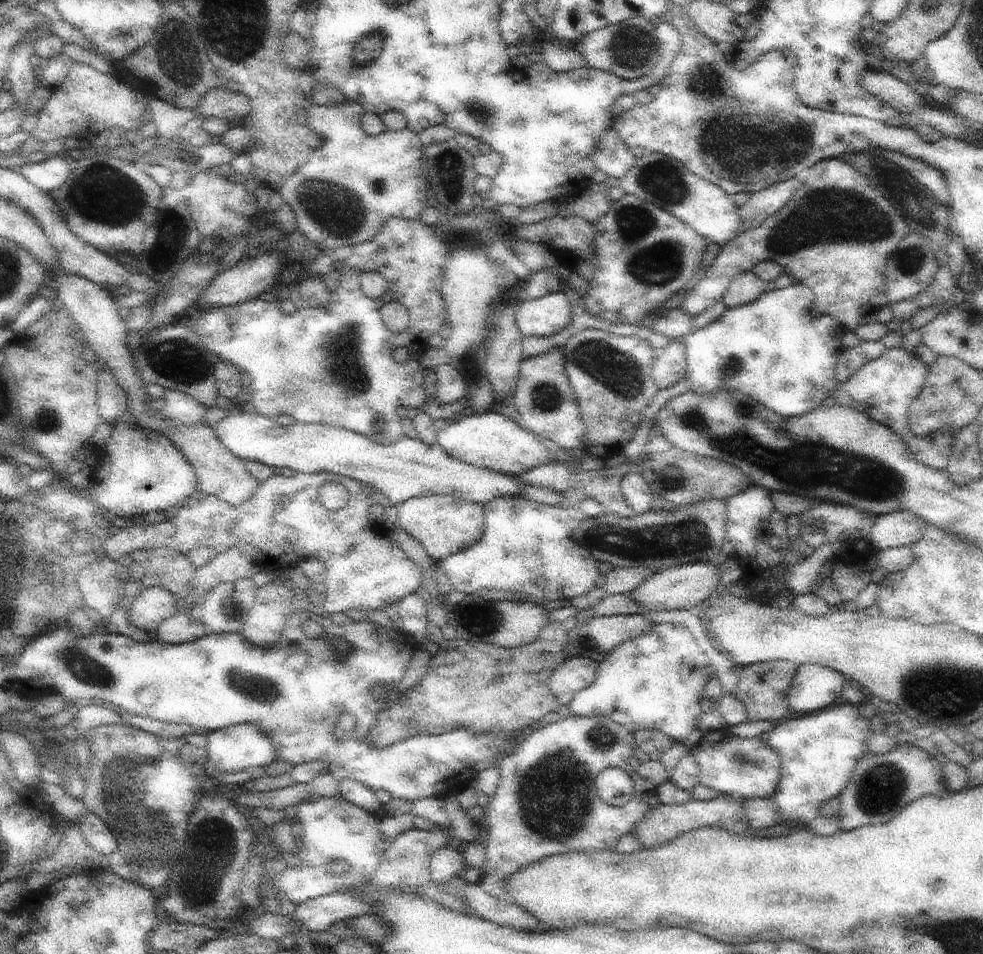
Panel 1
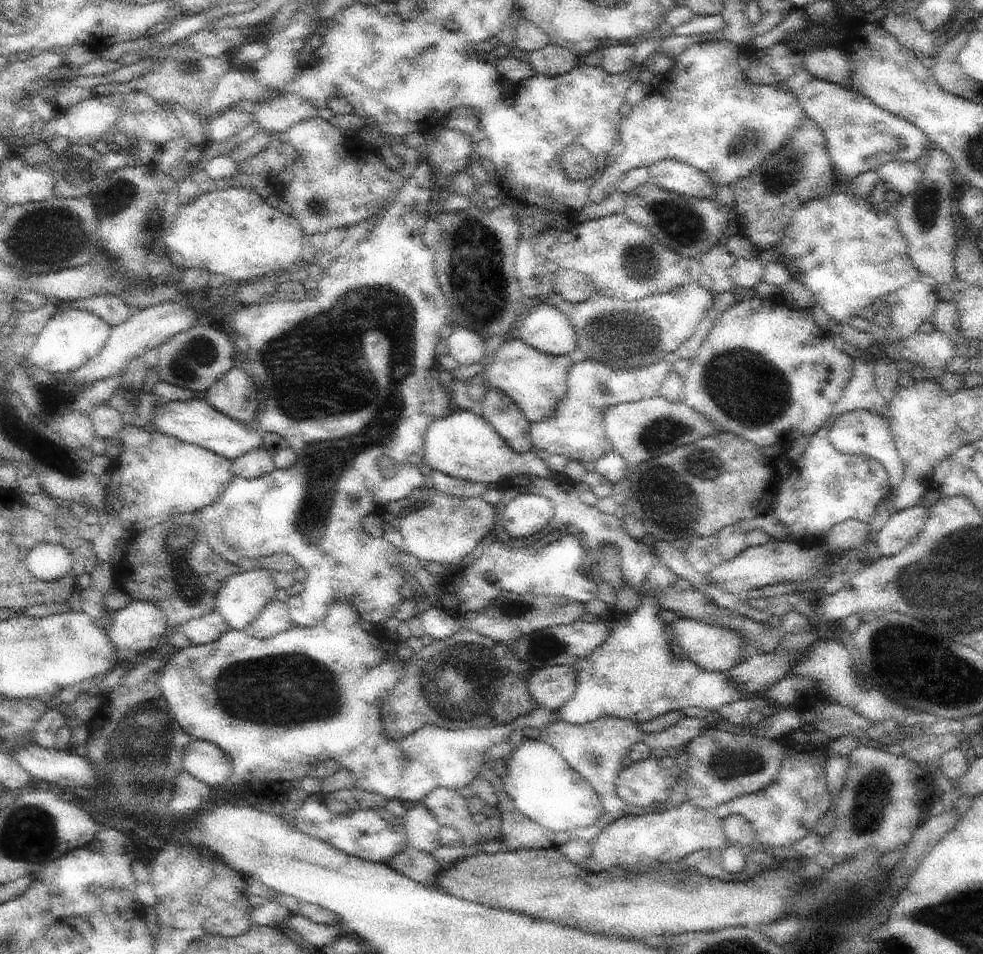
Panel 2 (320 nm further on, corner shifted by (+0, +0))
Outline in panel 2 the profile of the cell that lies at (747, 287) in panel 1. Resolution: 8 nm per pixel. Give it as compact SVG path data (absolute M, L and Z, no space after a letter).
M723 241L716 243L697 262L698 272L711 276L713 281L712 292L716 296L723 292L734 290L735 282L729 275L734 266L735 258L728 252Z

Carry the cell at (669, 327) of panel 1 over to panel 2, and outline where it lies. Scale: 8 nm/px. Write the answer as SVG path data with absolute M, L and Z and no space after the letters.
M520 336L517 338L506 338L506 341L501 345L497 352L484 363L485 369L478 380L484 382L485 385L490 384L495 389L498 389L502 394L511 398L524 413L524 416L531 422L541 421L543 418L549 418L557 411L557 404L561 403L565 397L568 388L568 375L571 371L571 366L574 363L568 355L552 356L525 343Z

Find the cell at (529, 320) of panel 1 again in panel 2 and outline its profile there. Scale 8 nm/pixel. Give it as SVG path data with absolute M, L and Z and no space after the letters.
M539 304L518 324L518 335L540 352L568 355L577 349L576 331L562 307Z

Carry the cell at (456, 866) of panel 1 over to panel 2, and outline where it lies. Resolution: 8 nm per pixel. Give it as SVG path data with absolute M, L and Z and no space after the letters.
M424 804L408 809L405 814L404 828L408 847L430 853L438 849L440 842L441 826L435 816Z

